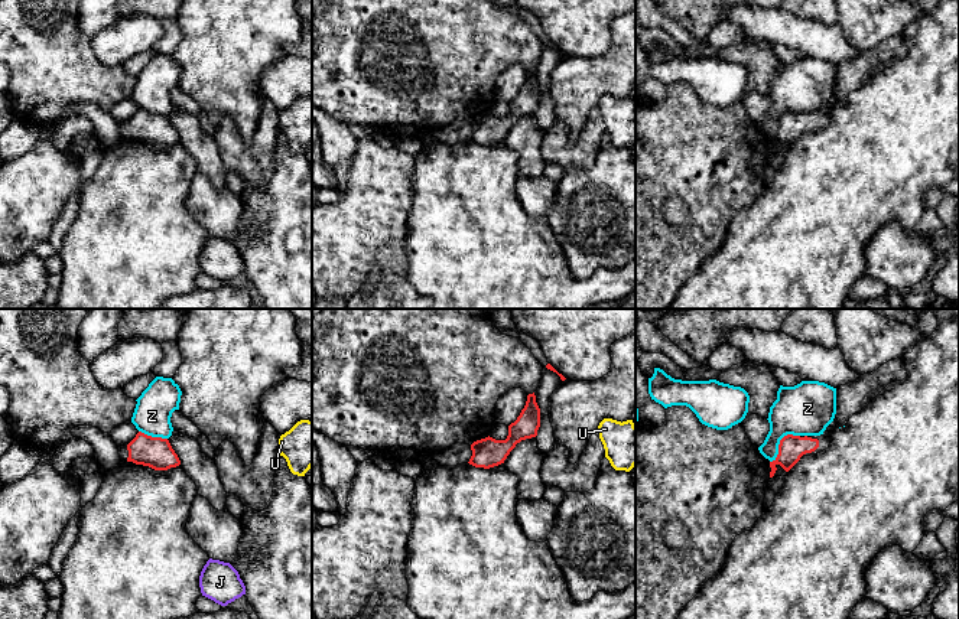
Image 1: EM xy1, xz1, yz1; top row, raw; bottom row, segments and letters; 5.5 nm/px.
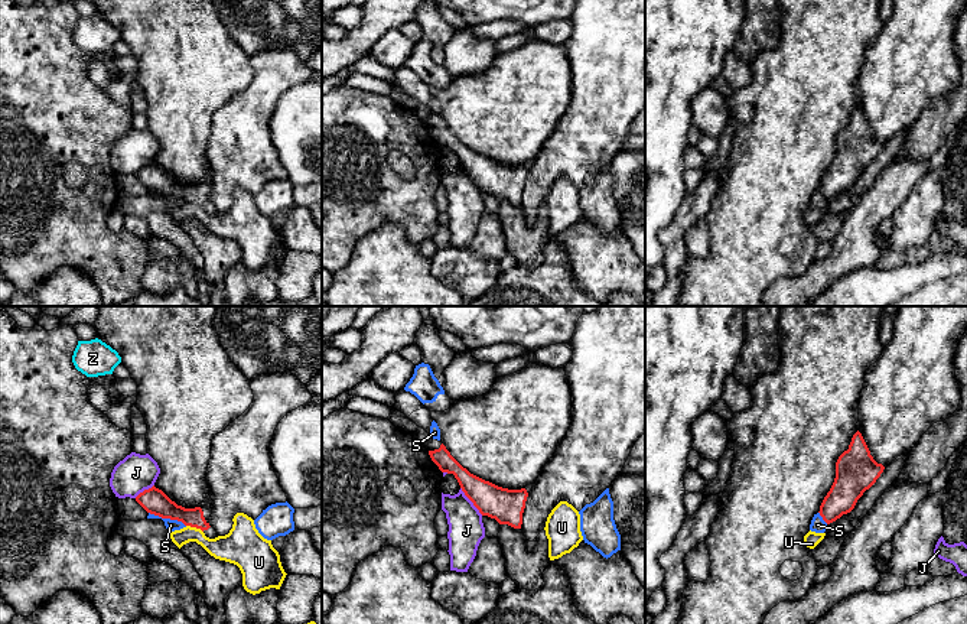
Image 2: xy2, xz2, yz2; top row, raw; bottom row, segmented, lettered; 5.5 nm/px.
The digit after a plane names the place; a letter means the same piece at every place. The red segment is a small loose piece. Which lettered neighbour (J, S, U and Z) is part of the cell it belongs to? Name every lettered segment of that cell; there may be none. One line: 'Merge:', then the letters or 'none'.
Merge: none

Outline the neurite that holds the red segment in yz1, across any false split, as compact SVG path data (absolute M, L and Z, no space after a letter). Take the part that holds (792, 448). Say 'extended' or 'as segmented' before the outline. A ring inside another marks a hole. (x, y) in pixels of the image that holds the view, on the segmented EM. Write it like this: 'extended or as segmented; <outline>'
extended; M787 434L780 440L778 455L770 462L770 478L774 476L777 465L789 472L803 456L810 456L826 450L830 444L830 434L793 436Z

